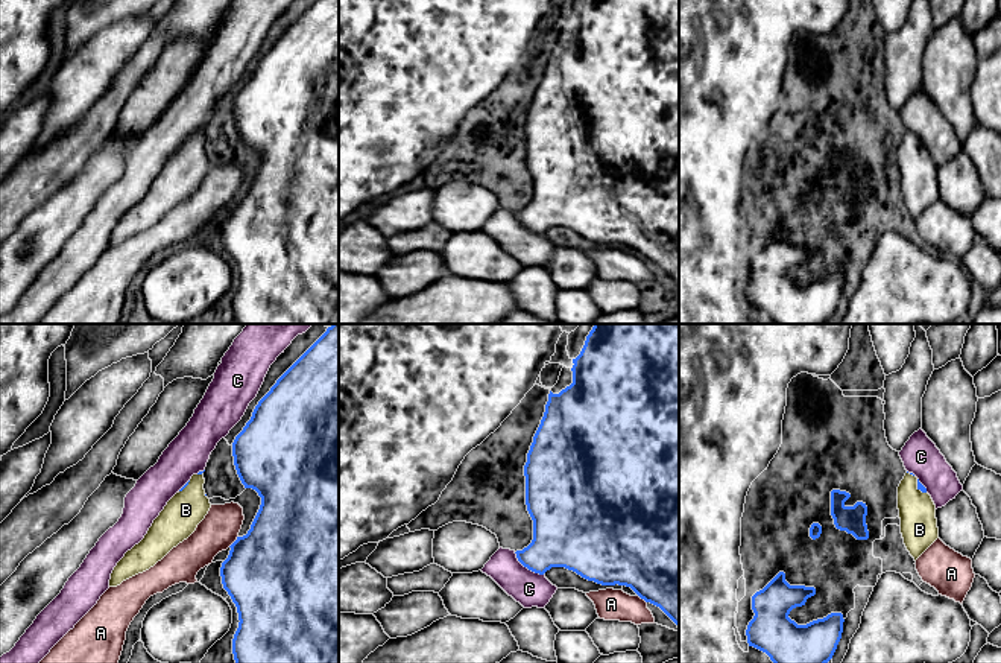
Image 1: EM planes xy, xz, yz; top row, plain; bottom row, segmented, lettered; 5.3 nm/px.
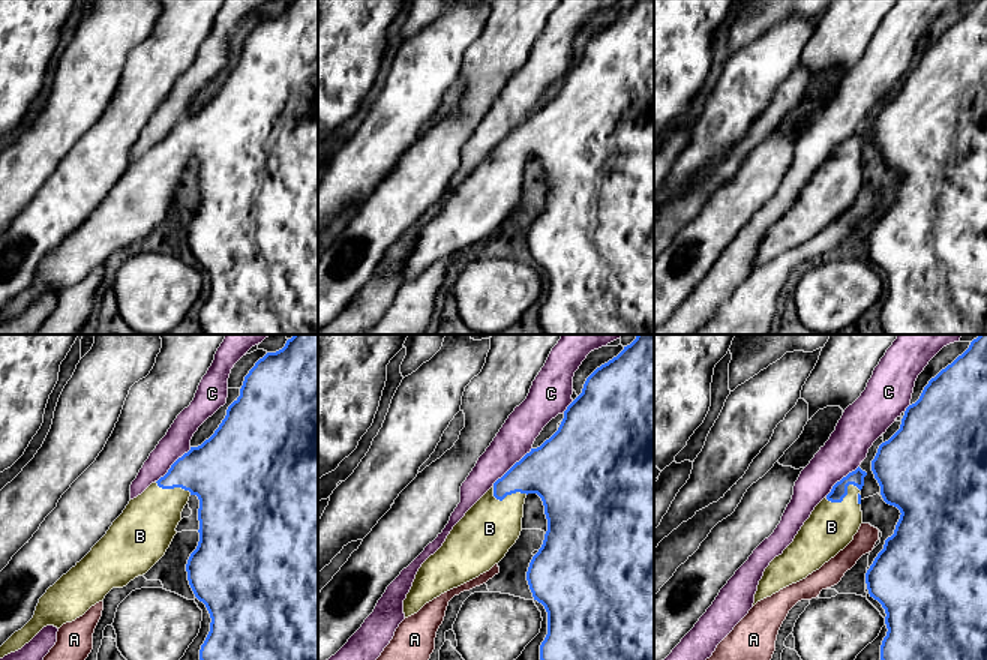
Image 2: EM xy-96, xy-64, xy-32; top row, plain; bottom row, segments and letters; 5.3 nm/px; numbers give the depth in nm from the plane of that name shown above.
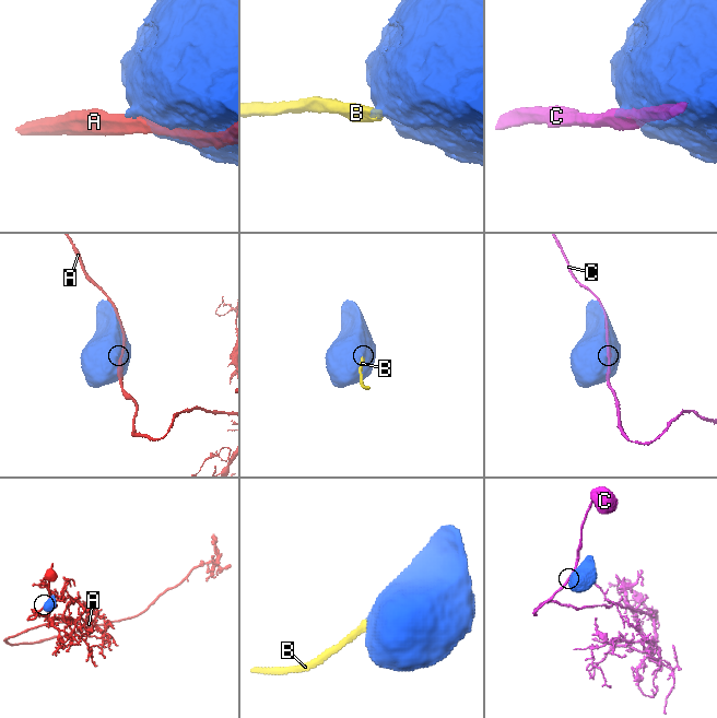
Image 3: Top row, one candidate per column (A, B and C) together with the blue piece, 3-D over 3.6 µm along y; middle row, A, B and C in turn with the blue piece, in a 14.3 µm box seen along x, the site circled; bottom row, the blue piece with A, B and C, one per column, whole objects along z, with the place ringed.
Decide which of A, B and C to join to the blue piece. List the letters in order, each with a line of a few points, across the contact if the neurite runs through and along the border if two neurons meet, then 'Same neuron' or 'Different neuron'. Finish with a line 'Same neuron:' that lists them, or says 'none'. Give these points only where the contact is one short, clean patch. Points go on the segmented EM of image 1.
A: Different neuron
B: Line: yz (921, 487), (918, 487), (919, 529). Same neuron
C: Different neuron
Same neuron: B

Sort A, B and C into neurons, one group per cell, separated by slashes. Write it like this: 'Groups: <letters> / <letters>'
Groups: A / B / C

